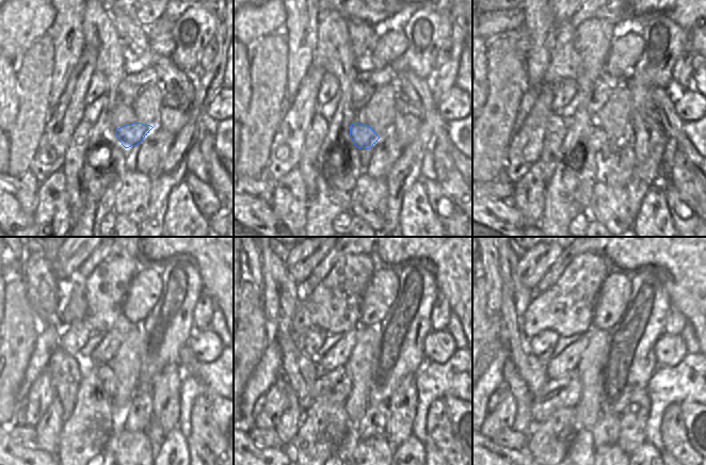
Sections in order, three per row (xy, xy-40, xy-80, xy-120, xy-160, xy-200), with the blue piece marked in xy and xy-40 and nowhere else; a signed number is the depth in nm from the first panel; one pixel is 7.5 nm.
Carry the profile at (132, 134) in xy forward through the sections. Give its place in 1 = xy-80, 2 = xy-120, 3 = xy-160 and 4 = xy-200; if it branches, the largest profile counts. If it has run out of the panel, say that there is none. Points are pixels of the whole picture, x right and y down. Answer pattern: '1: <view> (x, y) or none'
1: xy-80 (596, 137)
2: xy-120 (106, 378)
3: xy-160 (337, 382)
4: xy-200 (565, 390)

